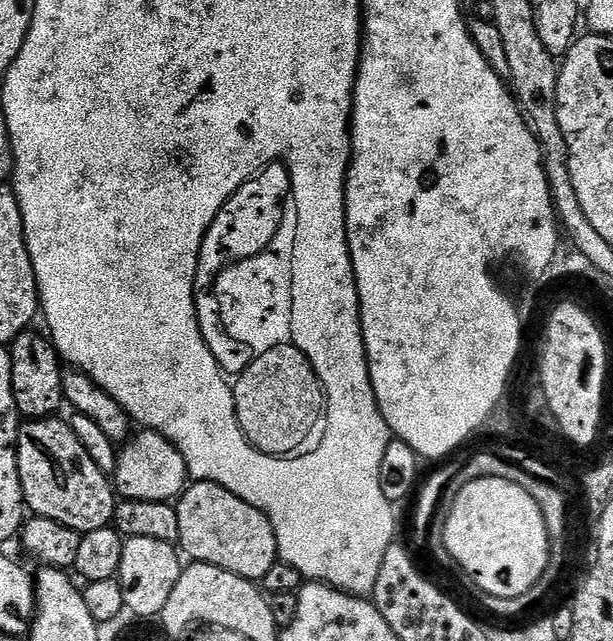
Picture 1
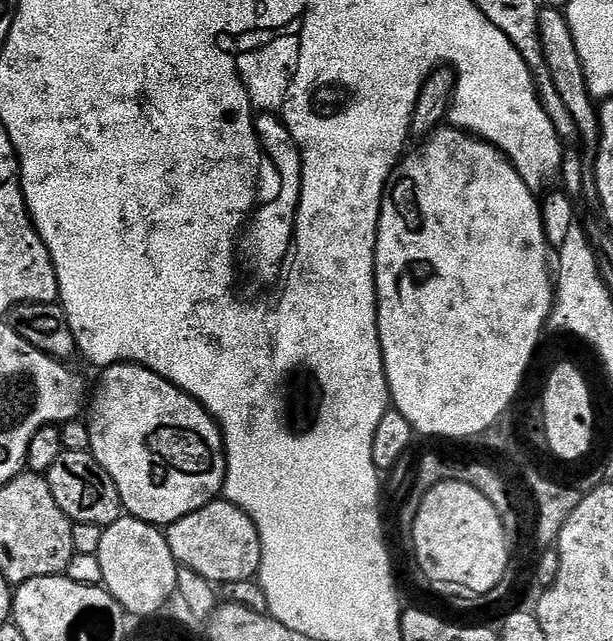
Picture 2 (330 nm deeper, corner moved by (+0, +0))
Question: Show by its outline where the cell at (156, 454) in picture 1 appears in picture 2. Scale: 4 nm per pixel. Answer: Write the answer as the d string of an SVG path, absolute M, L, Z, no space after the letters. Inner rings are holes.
M114 364L99 373L96 397L91 397L92 413L86 416L90 430L90 451L110 474L120 495L123 511L147 524L167 526L186 518L194 510L212 503L221 495L228 470L222 429L210 413L192 396L175 388L169 380L141 364Z

